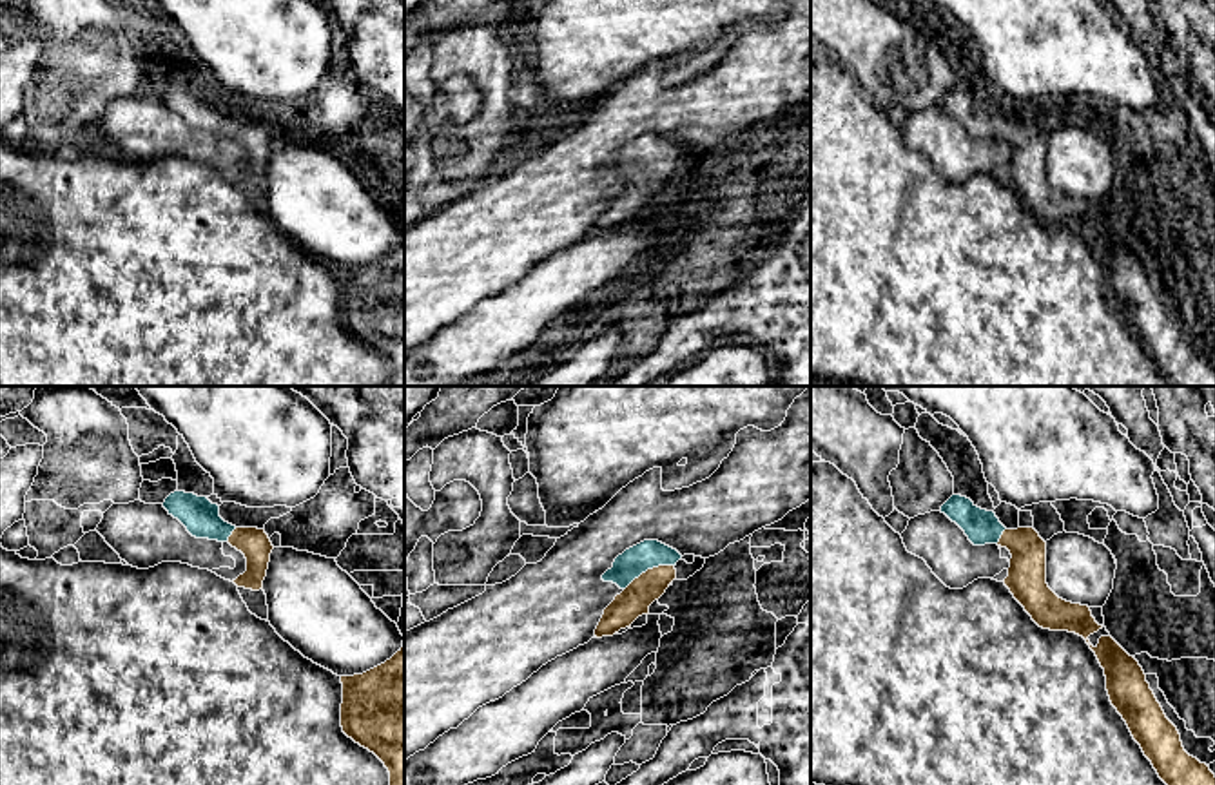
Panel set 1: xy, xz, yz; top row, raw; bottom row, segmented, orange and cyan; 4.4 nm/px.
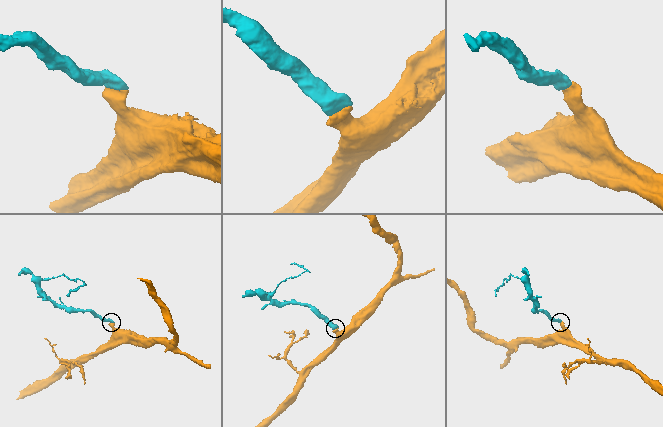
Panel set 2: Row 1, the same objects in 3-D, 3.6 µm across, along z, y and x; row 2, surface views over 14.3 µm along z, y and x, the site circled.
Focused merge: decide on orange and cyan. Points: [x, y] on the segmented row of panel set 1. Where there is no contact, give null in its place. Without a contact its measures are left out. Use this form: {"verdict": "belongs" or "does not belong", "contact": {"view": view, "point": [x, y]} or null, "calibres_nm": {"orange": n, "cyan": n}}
{"verdict": "belongs", "contact": {"view": "xz", "point": [648, 570]}, "calibres_nm": {"orange": 140, "cyan": 130}}

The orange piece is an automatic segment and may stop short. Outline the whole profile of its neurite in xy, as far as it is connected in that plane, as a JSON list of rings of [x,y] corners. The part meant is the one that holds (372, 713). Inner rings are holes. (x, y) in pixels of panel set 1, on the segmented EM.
[[[404,647],[341,683],[343,732],[384,763],[390,785],[404,785]]]

